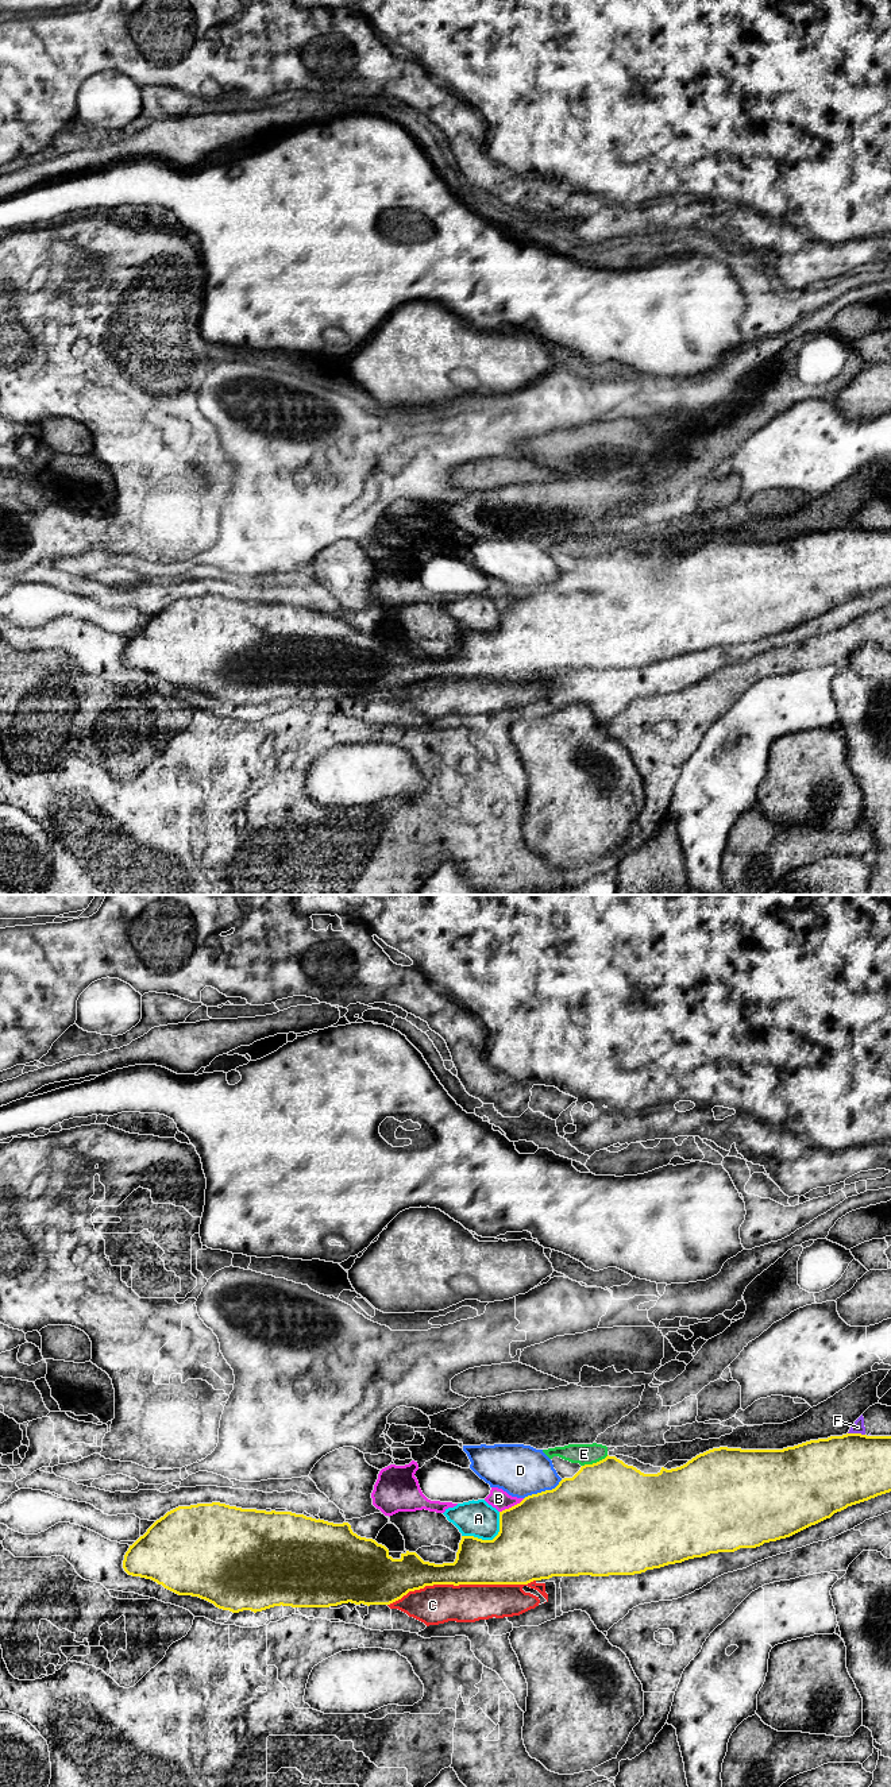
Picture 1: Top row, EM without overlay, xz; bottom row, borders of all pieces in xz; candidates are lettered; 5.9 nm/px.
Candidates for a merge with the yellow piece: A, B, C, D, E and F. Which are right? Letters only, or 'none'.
none

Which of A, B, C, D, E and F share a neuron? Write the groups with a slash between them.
A / B / C / D / E / F

